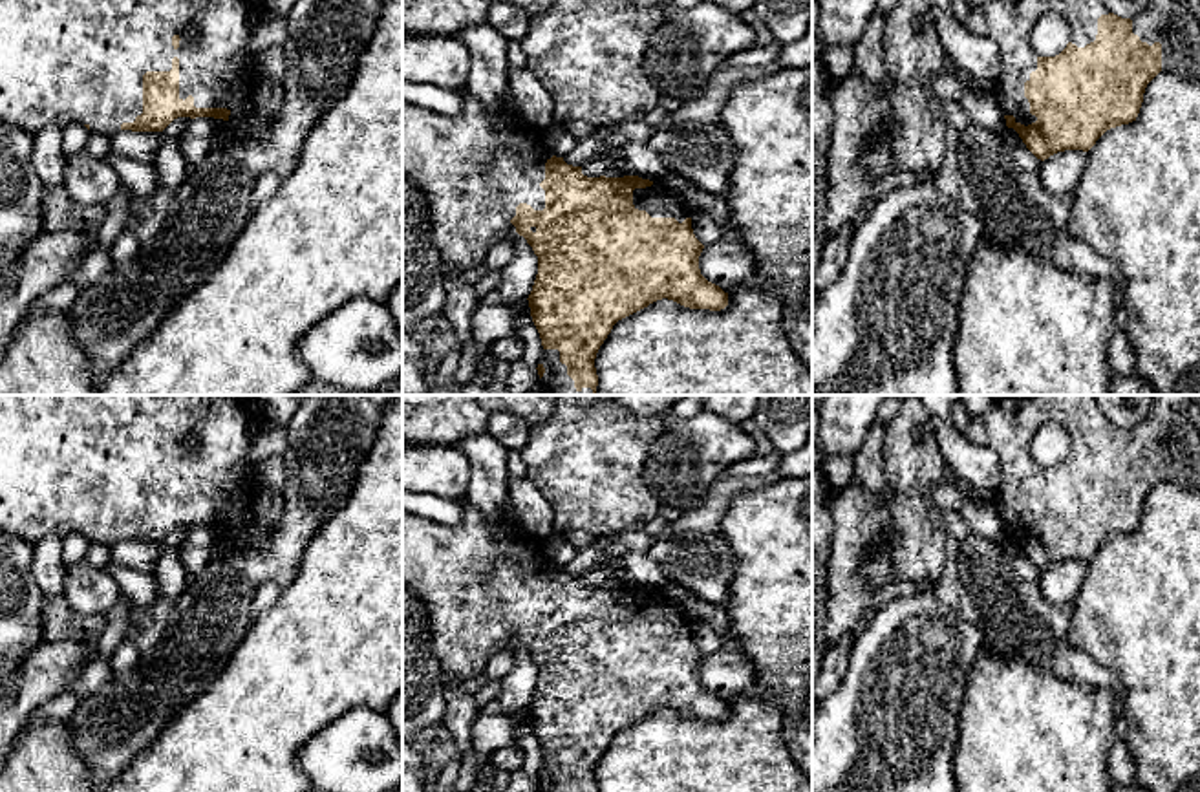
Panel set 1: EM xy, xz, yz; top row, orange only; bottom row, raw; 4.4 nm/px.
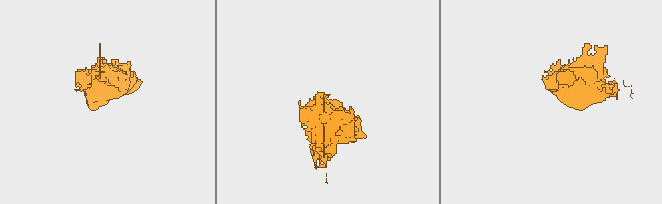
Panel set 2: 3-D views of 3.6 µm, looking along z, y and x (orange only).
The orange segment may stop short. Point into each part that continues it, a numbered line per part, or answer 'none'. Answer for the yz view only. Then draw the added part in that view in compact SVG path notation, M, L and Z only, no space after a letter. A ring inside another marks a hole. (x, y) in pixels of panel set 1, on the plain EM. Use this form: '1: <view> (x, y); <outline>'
1: yz (1010, 427); M997 395L995 408L970 415L962 437L991 448L1001 465L1001 483L993 499L1004 525L1024 536L1037 530L1024 507L1024 492L1037 479L1032 441L1045 423L1059 423L1070 435L1077 457L1096 450L1098 428L1109 424L1096 395Z

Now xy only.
1: xy (68, 463); M0 395L0 530L15 534L29 545L46 536L66 538L71 532L90 536L90 543L113 545L123 532L134 532L143 523L143 485L146 481L170 481L172 468L179 468L179 508L194 507L196 518L236 519L251 516L252 499L258 485L241 472L245 455L252 446L258 426L256 415L262 413L258 395Z

